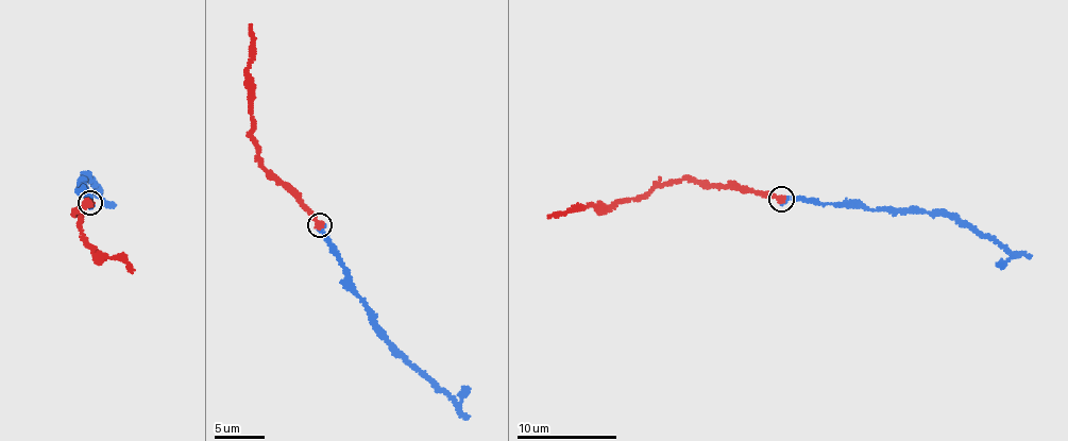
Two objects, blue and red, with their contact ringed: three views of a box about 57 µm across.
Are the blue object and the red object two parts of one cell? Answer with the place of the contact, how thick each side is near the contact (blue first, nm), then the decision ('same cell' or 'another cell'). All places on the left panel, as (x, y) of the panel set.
(89, 203) | 320/440 nm | same cell

